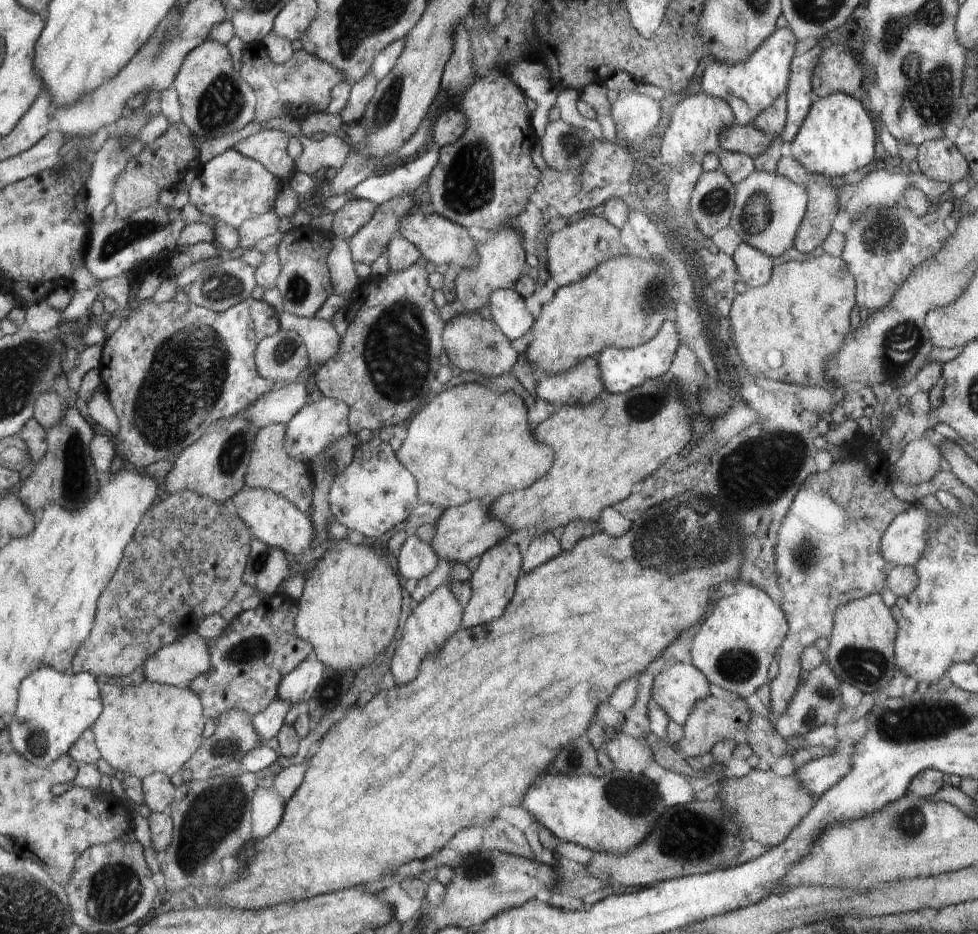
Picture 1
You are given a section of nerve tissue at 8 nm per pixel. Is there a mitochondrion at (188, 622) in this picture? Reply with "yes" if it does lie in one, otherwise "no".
no

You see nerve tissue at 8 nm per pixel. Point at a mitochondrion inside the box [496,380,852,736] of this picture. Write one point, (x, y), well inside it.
(757, 472)

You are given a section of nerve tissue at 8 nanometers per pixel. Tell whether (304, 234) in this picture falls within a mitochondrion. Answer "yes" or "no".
no

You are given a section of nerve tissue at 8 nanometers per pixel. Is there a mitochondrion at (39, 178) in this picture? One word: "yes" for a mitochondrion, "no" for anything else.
no

